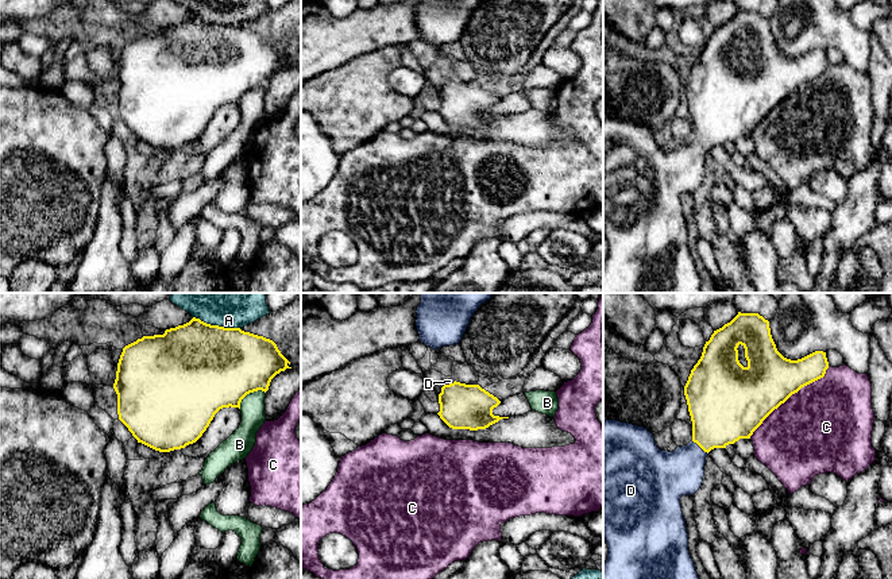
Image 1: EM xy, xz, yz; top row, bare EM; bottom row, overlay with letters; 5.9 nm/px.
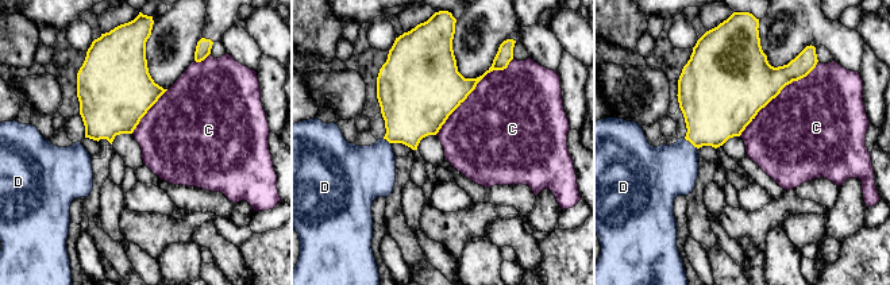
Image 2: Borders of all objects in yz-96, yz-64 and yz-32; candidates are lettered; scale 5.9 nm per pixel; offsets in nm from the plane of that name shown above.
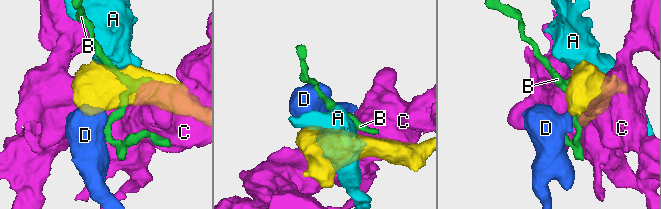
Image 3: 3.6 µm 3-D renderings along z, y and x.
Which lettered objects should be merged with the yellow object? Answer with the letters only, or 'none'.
D

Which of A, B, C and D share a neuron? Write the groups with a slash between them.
A / B / C / D

